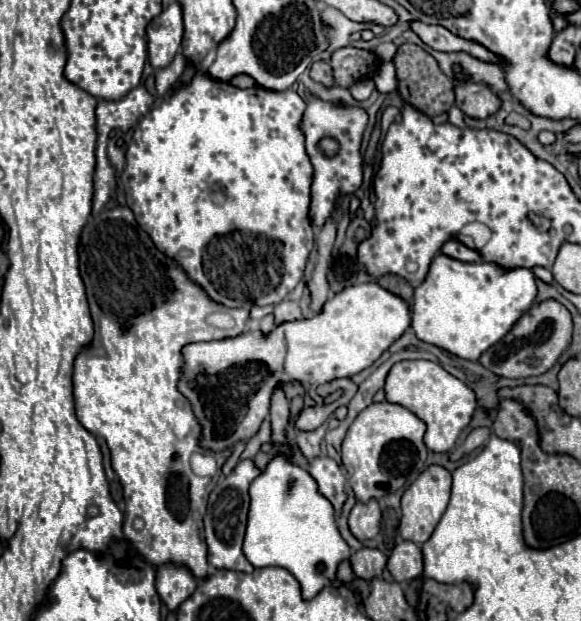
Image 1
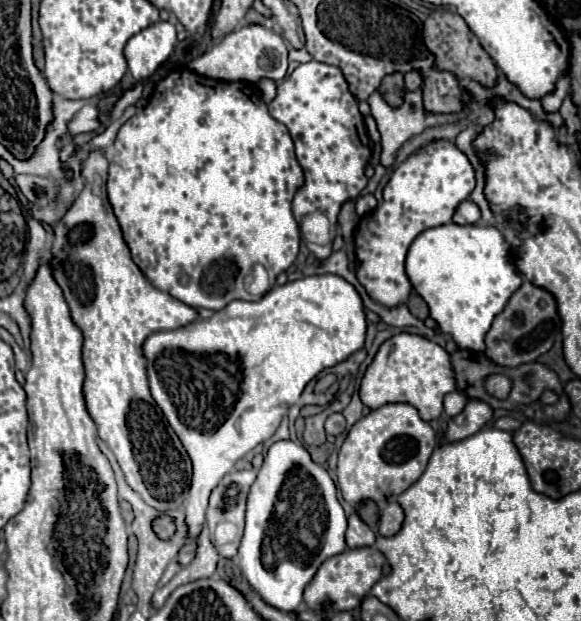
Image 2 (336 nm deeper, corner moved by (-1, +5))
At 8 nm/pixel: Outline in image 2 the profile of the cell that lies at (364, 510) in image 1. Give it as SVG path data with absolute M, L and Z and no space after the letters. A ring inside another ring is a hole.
M352 513L348 517L348 531L346 531L348 547L368 547L374 545L374 541L376 535L372 533L372 529L356 513Z

